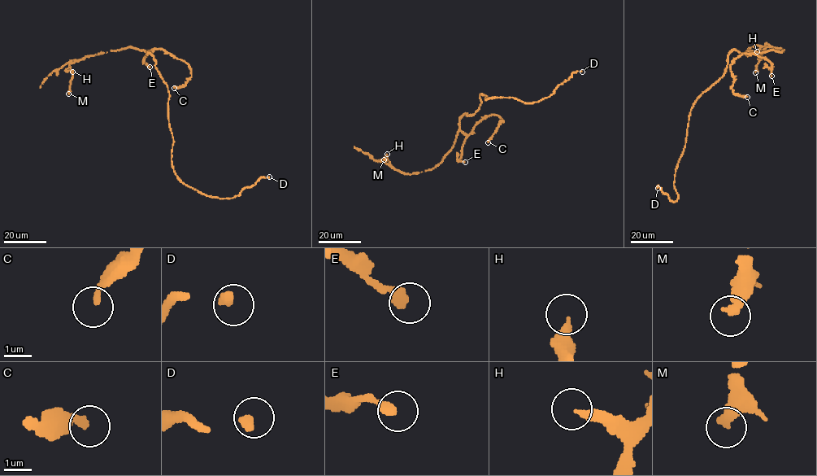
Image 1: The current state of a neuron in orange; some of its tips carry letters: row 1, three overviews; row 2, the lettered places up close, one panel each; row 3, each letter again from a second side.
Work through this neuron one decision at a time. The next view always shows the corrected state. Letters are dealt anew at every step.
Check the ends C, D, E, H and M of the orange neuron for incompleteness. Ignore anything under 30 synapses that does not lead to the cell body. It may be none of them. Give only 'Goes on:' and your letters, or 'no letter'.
Goes on: E

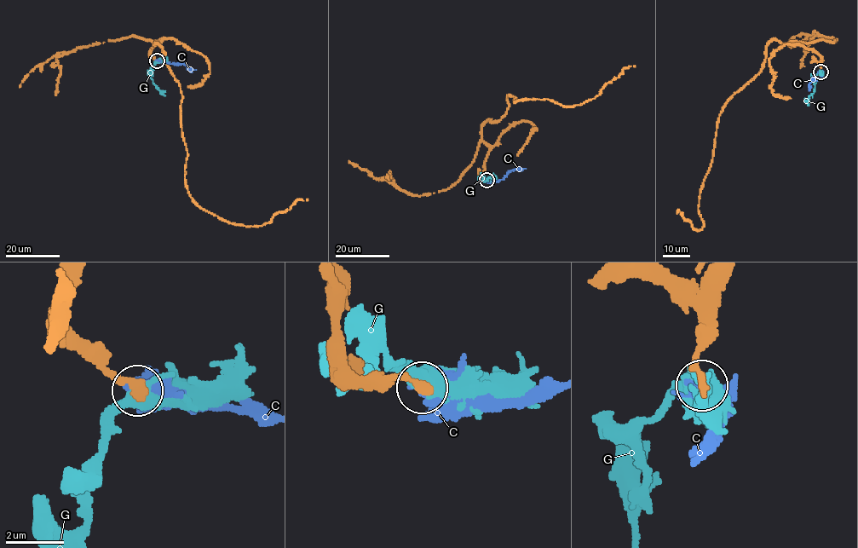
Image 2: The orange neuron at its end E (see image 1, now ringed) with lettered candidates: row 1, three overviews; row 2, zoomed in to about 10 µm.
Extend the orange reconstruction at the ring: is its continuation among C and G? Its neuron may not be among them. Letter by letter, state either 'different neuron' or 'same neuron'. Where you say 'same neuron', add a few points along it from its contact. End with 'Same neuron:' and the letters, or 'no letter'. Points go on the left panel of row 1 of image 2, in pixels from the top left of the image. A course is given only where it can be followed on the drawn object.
C: same neuron; course (157, 60), (184, 64), (196, 69)
G: different neuron
Same neuron: C

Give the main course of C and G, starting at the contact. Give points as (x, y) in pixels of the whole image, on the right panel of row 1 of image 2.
C: (820, 72), (821, 77), (811, 81), (809, 89)
G: (820, 72), (814, 77), (814, 90), (809, 95), (808, 105)

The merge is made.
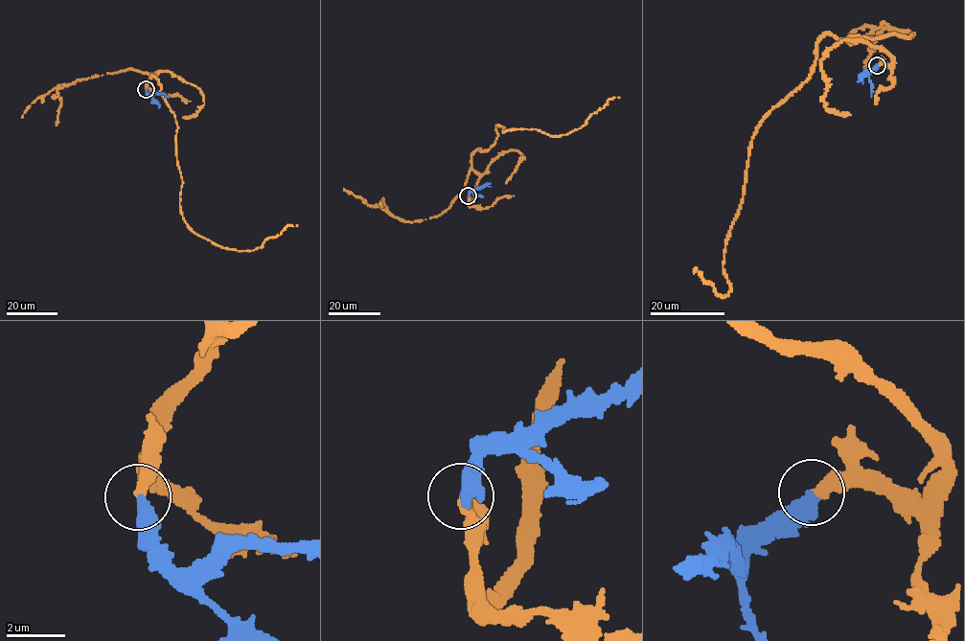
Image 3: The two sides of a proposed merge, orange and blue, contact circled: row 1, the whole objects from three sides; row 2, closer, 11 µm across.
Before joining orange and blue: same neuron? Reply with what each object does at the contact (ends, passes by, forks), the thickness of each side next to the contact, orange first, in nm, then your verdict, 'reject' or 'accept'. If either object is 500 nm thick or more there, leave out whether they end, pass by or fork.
360/500 nm | accept

